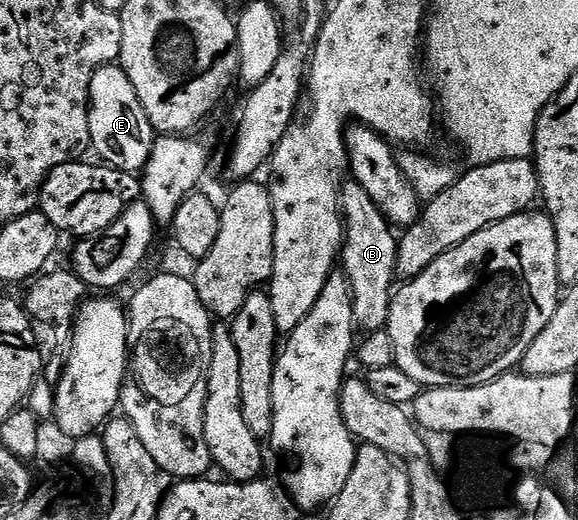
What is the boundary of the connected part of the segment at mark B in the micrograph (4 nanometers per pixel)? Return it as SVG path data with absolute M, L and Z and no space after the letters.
M352 178L341 188L341 217L345 222L345 243L341 245L339 264L353 287L353 319L365 327L366 333L380 332L388 325L393 305L398 237L367 190Z

